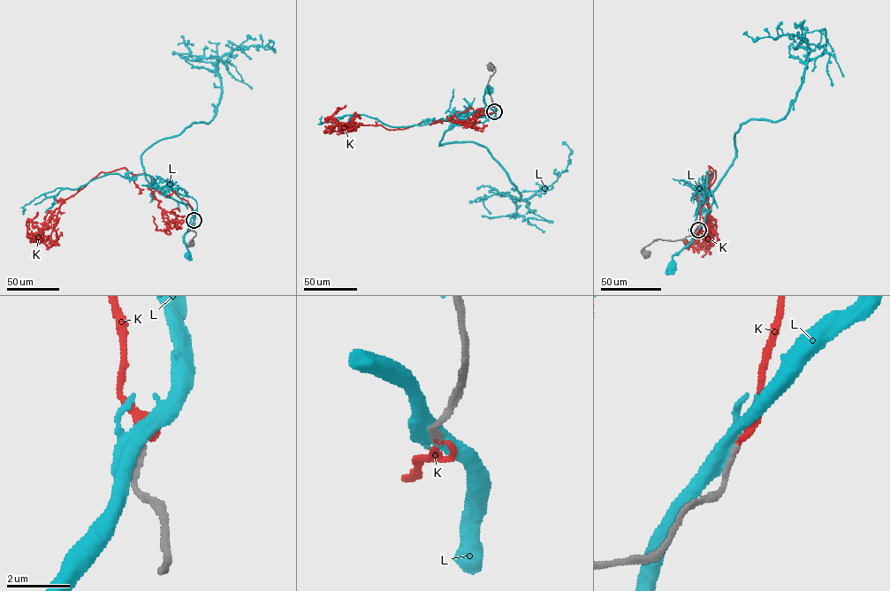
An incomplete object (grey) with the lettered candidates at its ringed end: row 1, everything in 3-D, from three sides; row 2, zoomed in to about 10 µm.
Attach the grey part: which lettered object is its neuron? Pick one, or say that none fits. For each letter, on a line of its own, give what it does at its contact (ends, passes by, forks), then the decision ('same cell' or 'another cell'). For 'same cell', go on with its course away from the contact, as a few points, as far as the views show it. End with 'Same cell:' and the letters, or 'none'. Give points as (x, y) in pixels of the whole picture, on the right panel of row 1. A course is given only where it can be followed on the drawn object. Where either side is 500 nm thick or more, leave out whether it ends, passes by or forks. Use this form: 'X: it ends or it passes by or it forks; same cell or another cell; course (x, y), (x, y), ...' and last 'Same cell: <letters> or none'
K: it ends; same cell; course (698, 230), (703, 203), (694, 198), (706, 189), (708, 166), (715, 177), (701, 245), (695, 242), (697, 225)
L: it forks; another cell
Same cell: K

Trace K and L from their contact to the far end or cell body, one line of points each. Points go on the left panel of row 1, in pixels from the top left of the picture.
K: (193, 220), (174, 191), (163, 196), (124, 167), (65, 199), (38, 239), (29, 223)
L: (193, 220), (184, 236), (187, 254)

